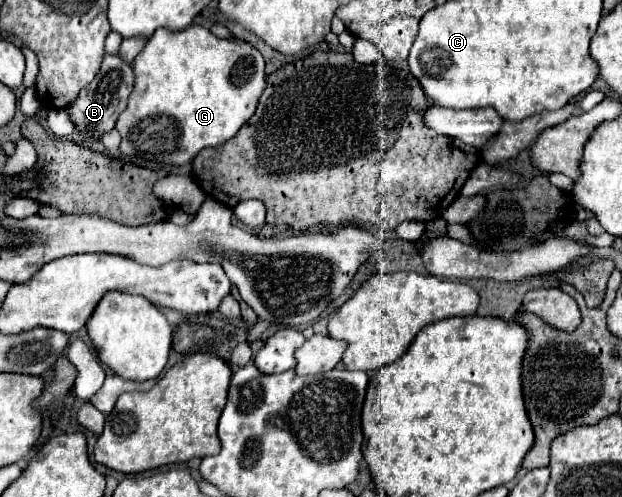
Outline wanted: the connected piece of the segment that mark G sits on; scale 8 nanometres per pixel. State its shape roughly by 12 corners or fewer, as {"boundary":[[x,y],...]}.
{"boundary":[[160,28],[116,122],[124,158],[184,166],[264,88],[248,42]]}

